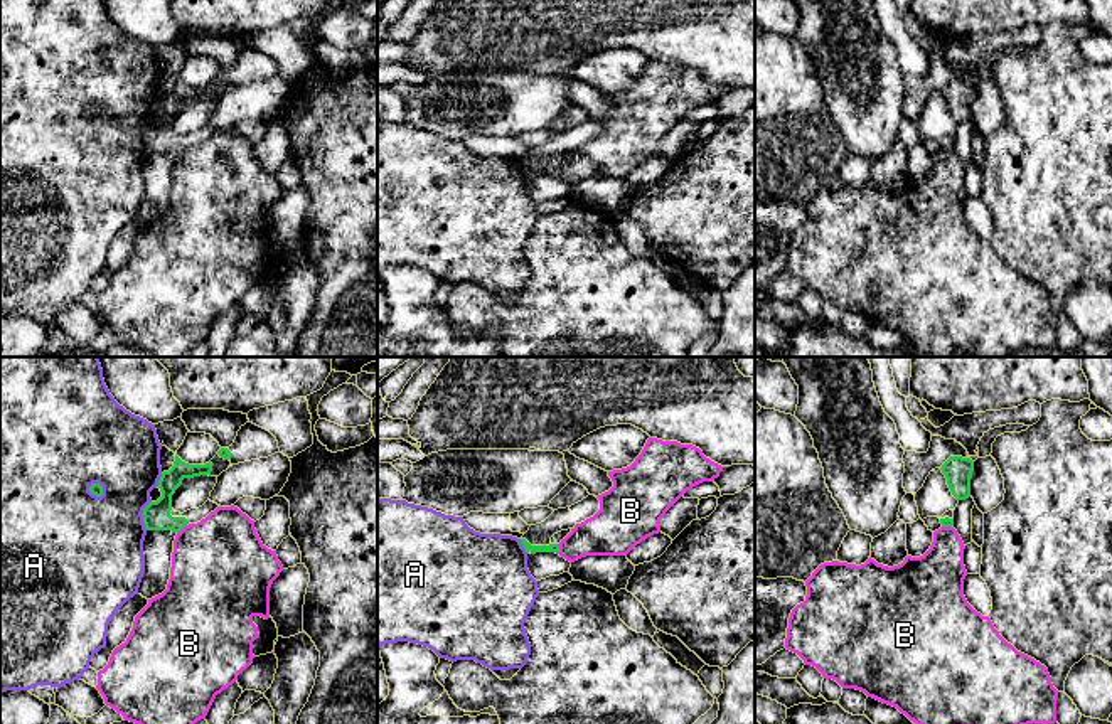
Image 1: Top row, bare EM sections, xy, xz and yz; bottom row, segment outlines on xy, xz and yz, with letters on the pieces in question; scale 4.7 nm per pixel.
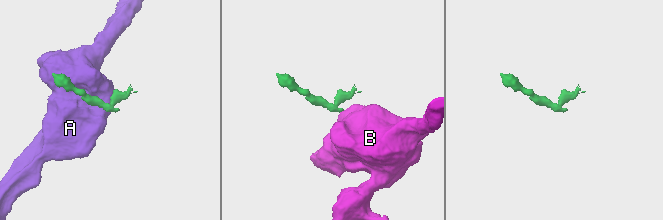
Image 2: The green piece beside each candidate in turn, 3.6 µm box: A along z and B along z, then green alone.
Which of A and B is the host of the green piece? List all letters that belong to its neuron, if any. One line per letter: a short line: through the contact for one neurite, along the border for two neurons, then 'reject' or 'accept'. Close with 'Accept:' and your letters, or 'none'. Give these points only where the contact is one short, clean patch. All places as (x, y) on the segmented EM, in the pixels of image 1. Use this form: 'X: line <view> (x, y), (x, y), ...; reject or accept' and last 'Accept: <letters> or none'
A: reject
B: line xy (186, 524), (177, 532); reject
Accept: none

